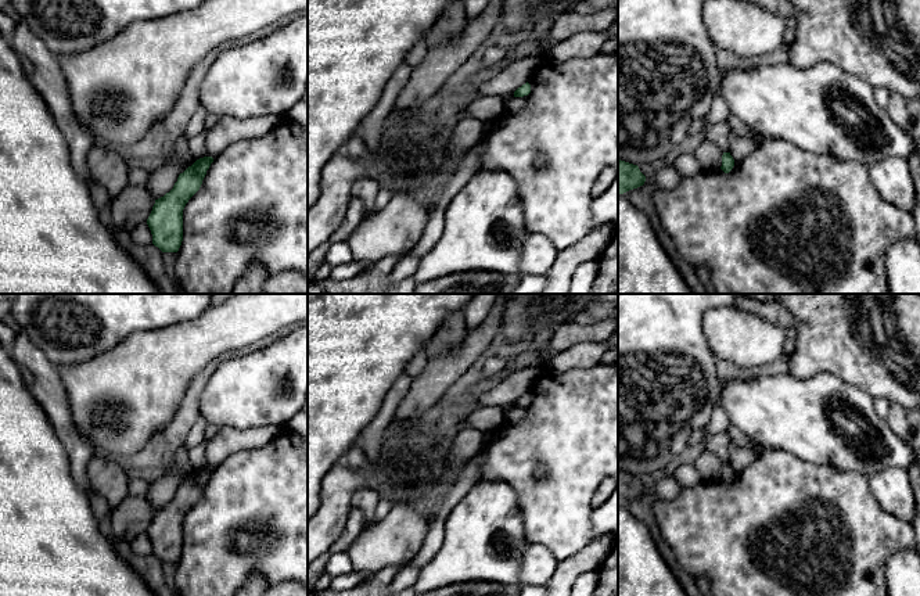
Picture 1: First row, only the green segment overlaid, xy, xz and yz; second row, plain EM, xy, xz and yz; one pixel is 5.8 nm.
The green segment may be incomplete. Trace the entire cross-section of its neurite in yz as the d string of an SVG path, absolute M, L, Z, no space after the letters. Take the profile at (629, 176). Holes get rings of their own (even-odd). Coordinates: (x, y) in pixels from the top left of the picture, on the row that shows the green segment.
M618 159L618 194L643 186L646 176L640 172L637 165Z

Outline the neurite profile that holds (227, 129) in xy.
M263 115L244 119L222 116L216 125L208 130L204 157L215 158L226 147L236 141L263 136L276 128L281 121L284 121L284 118L277 115Z

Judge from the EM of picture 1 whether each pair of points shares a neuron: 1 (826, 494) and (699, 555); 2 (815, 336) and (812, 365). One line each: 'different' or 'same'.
1: same
2: same

